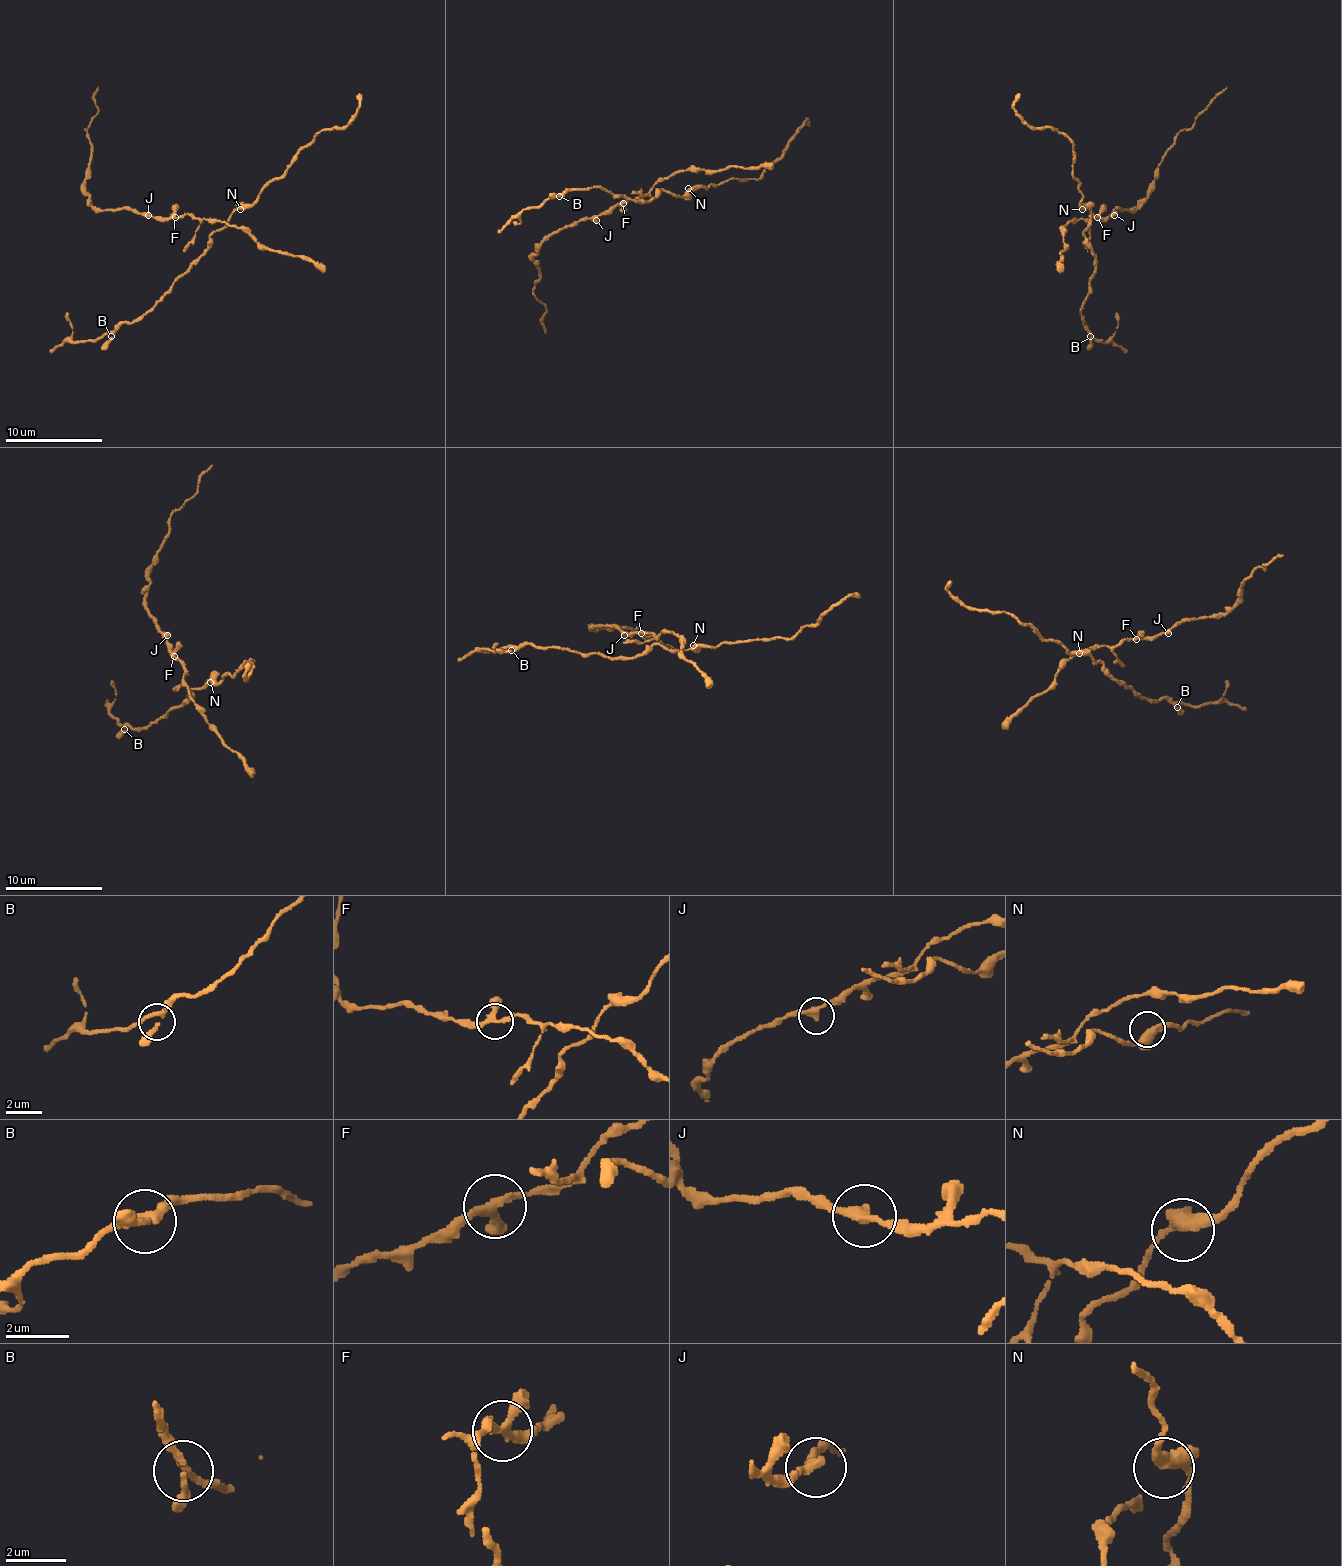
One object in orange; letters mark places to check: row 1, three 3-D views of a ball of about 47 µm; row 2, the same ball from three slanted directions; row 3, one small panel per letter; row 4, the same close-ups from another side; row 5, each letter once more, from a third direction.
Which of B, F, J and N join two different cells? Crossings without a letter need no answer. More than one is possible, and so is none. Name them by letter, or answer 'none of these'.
none of these

